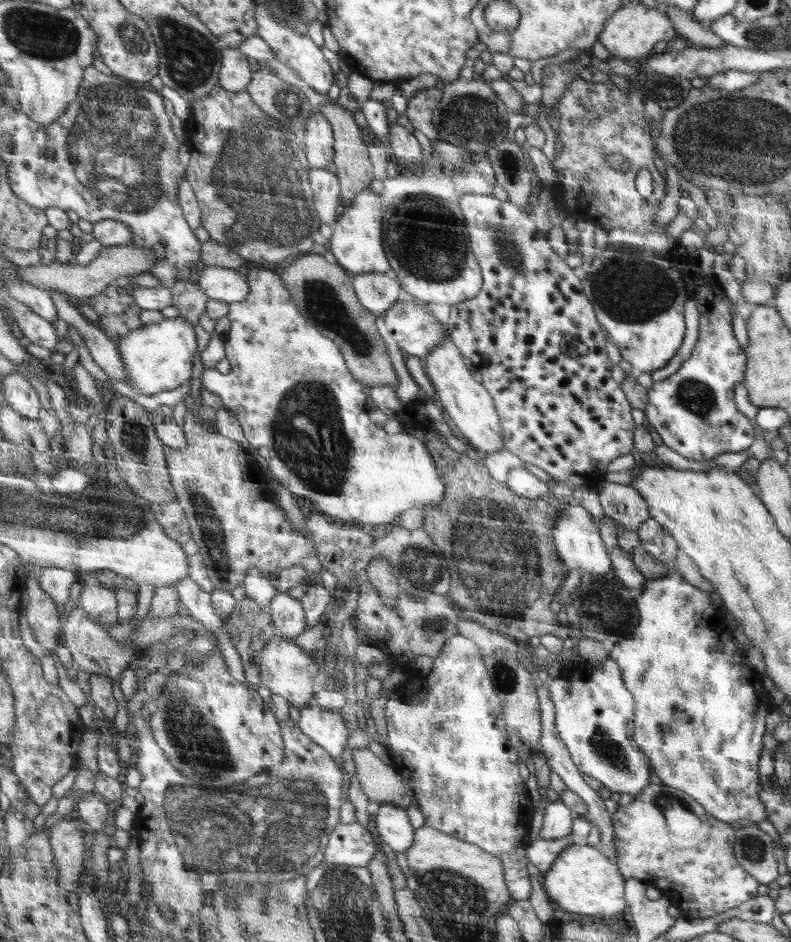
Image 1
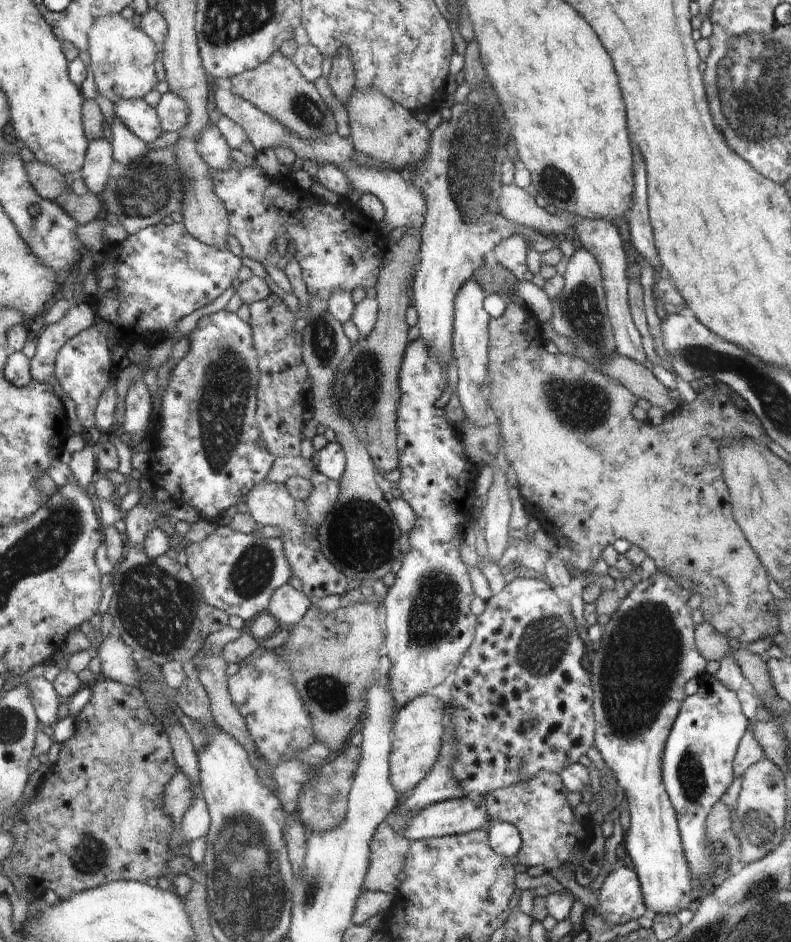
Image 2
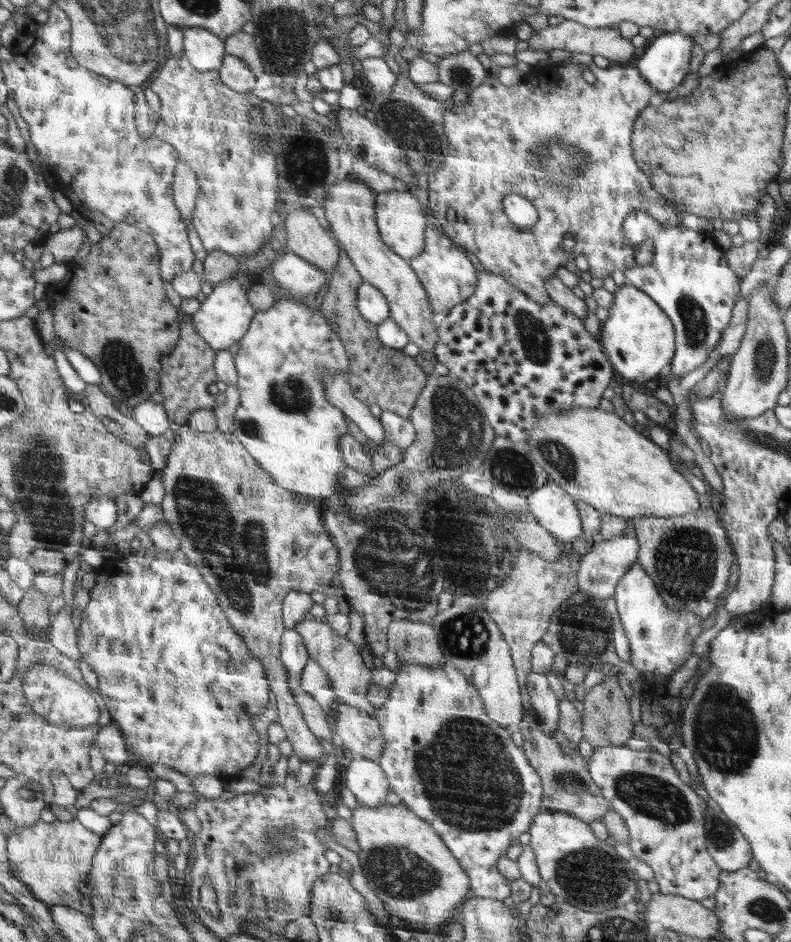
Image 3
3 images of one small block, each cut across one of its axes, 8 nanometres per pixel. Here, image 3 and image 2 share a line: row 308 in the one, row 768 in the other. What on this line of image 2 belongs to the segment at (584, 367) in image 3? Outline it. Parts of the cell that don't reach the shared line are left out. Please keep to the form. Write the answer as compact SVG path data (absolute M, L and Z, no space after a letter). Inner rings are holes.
M518 577L508 583L498 594L493 594L486 601L486 608L477 616L477 625L473 636L472 647L464 654L464 660L456 670L451 686L451 704L456 712L453 714L452 724L456 734L457 755L455 756L453 772L459 785L468 794L486 796L492 791L512 787L516 783L525 783L539 775L539 772L548 771L559 775L562 771L578 763L580 756L584 756L594 746L595 716L592 714L592 685L588 680L588 672L582 666L584 644L578 638L576 622L570 612L570 604L562 602L552 587L541 578Z

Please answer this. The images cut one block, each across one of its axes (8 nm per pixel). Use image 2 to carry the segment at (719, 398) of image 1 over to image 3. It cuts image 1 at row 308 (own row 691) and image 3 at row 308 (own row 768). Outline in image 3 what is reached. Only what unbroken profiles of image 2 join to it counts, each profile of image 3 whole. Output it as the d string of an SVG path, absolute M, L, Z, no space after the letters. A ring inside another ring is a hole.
M633 211L624 222L624 234L632 245L654 241L655 256L651 262L644 266L629 268L624 272L624 276L627 283L643 289L671 317L673 327L676 328L676 355L672 359L670 367L673 372L673 382L678 382L681 376L687 375L687 372L707 362L708 356L719 346L723 331L730 326L742 280L729 267L727 258L724 258L726 252L722 252L716 246L716 242L712 240L713 234L710 228L698 232L690 230L682 224L670 227L663 226L648 213Z

